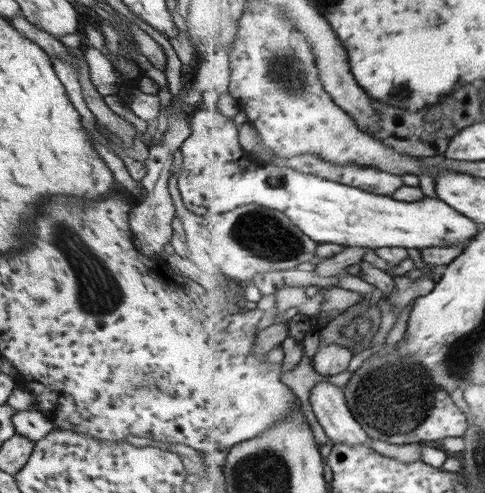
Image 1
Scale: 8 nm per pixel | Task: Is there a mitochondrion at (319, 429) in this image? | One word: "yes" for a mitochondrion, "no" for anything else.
no

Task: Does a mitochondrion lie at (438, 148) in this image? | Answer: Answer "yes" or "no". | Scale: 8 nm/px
no

